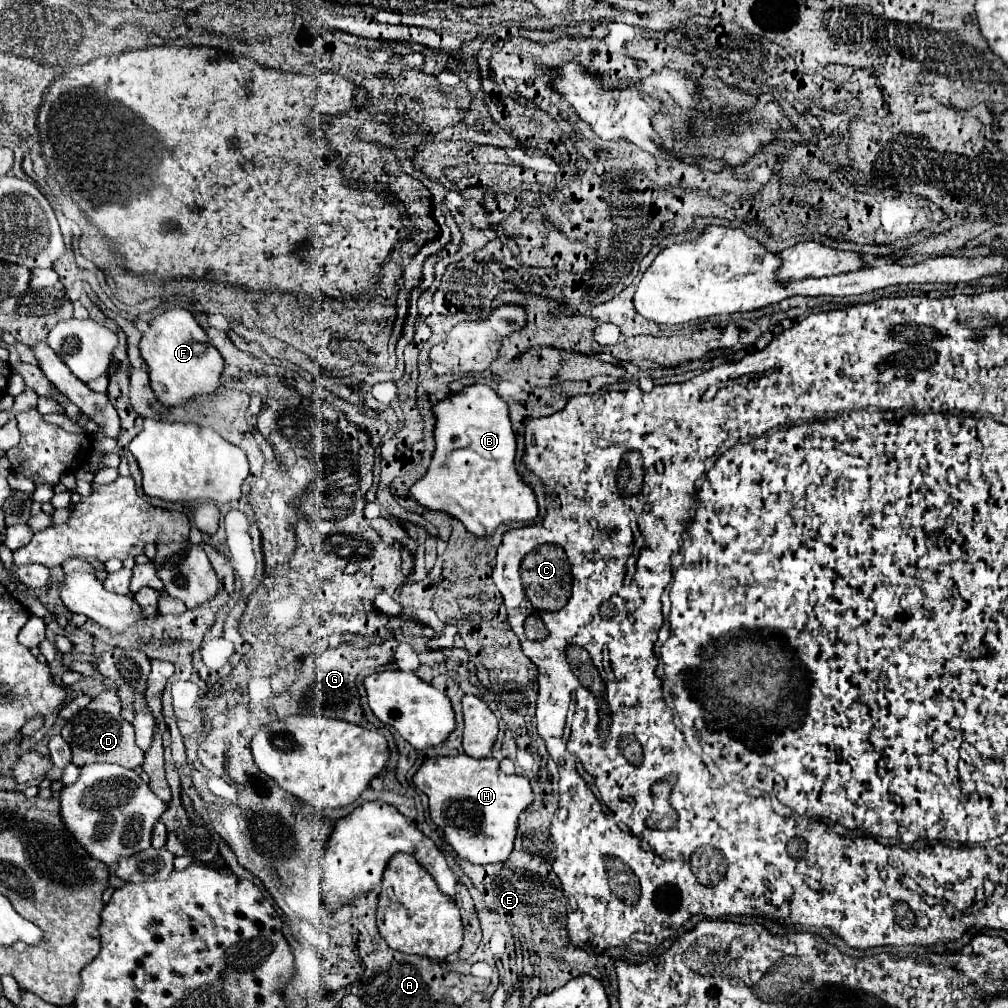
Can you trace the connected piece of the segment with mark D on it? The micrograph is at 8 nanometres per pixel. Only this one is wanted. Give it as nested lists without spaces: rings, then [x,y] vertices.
[[[103,690],[95,698],[91,698],[91,702],[81,712],[77,712],[71,720],[65,722],[61,736],[71,746],[73,752],[71,762],[75,766],[81,768],[93,762],[115,762],[121,764],[123,768],[137,768],[143,764],[145,752],[137,746],[133,726],[121,718],[119,710],[121,710],[121,702],[117,690]]]

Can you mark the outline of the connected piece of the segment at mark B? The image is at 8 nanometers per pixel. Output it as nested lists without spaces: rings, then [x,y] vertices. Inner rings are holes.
[[[473,384],[467,386],[461,394],[453,394],[437,402],[433,406],[433,412],[437,416],[437,424],[435,424],[437,446],[425,478],[421,478],[411,488],[415,500],[429,510],[441,510],[455,516],[475,536],[489,536],[499,524],[505,522],[537,518],[537,510],[539,510],[537,498],[533,488],[521,478],[521,474],[515,468],[517,442],[511,430],[507,404],[497,396],[497,392],[485,384]]]

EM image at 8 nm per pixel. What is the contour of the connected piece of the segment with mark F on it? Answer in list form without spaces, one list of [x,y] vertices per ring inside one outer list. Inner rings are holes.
[[[169,308],[159,314],[139,344],[141,356],[147,362],[151,388],[161,404],[179,406],[199,394],[209,394],[219,386],[223,358],[209,342],[203,328],[195,322],[193,314],[183,308]]]

